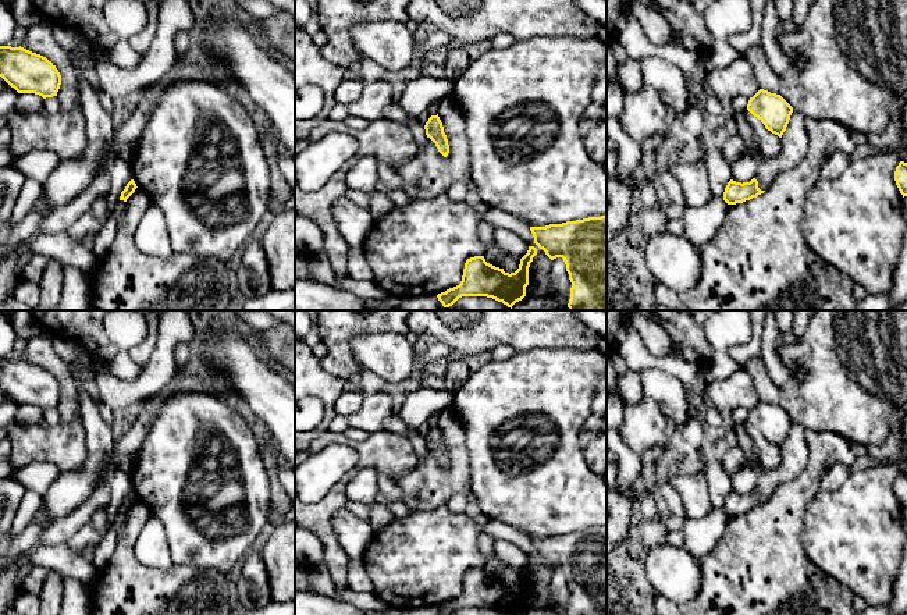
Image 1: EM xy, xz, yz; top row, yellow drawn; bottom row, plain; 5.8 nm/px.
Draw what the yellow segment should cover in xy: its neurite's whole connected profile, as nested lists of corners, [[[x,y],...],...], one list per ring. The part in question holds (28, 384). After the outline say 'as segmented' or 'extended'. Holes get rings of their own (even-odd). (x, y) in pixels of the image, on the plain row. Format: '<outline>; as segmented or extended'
[[[0,358],[0,388],[18,405],[57,408],[61,387],[46,369],[24,359]]]; as segmented

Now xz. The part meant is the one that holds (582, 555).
[[[607,527],[530,543],[551,572],[563,570],[572,594],[569,615],[607,615]]]; as segmented

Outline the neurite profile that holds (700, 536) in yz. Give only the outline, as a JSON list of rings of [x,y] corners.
[[[712,509],[703,519],[686,519],[679,530],[686,551],[700,558],[709,554],[721,541],[728,515],[723,509]]]

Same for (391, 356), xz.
[[[392,331],[358,334],[351,345],[359,369],[370,370],[390,384],[420,372],[416,346],[405,335]]]

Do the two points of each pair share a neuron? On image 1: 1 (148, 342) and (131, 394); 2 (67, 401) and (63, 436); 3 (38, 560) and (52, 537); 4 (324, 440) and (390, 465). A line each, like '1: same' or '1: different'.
1: different
2: different
3: different
4: same

